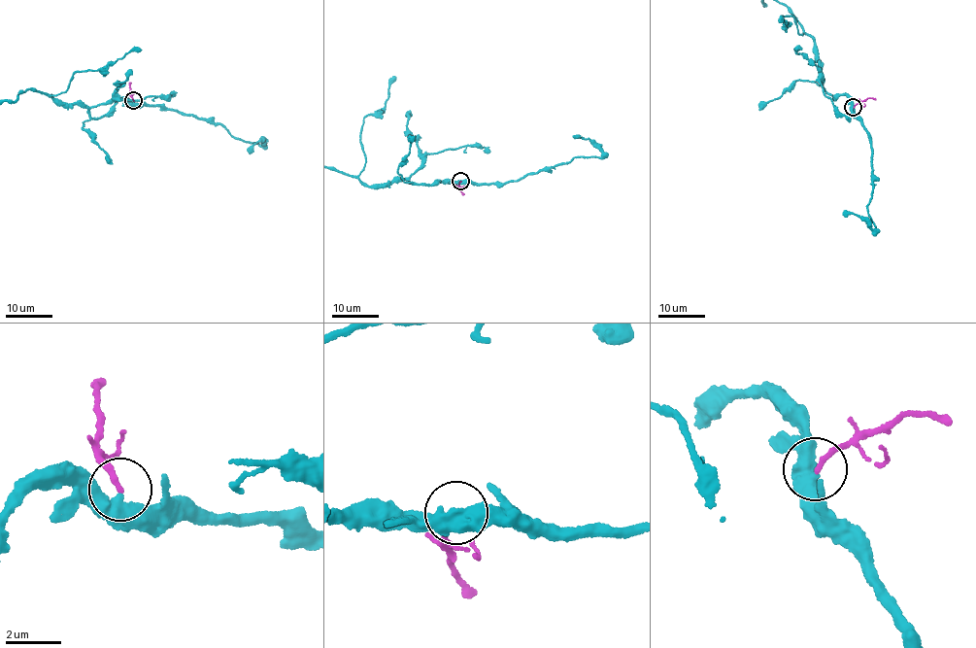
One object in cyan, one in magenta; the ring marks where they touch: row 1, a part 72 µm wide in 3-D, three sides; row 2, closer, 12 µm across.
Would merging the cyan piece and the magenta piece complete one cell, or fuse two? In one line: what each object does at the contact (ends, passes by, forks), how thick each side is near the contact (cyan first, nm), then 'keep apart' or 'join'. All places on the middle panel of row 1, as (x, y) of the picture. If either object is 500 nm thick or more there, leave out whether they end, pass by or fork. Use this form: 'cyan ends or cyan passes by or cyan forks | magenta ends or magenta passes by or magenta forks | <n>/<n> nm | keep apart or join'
cyan passes by | magenta ends | 480/190 nm | keep apart

